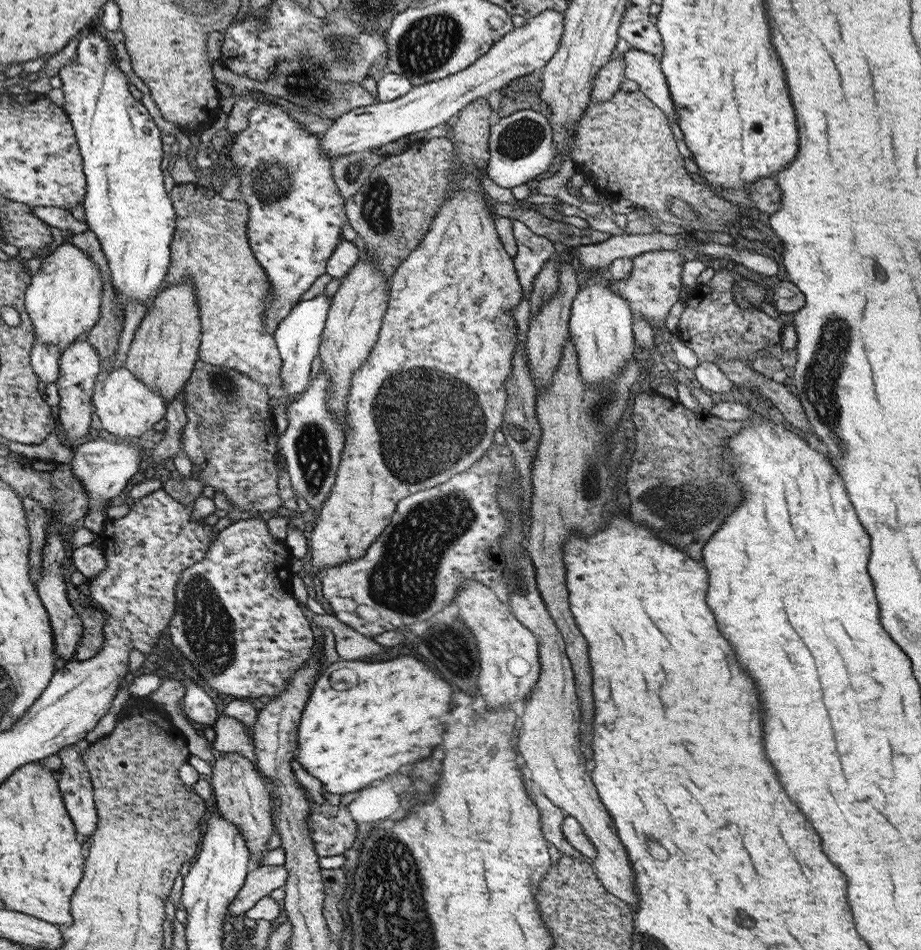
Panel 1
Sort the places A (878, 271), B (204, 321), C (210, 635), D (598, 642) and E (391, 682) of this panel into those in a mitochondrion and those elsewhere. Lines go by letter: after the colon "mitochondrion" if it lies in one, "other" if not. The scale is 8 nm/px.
A: other
B: other
C: mitochondrion
D: other
E: other

